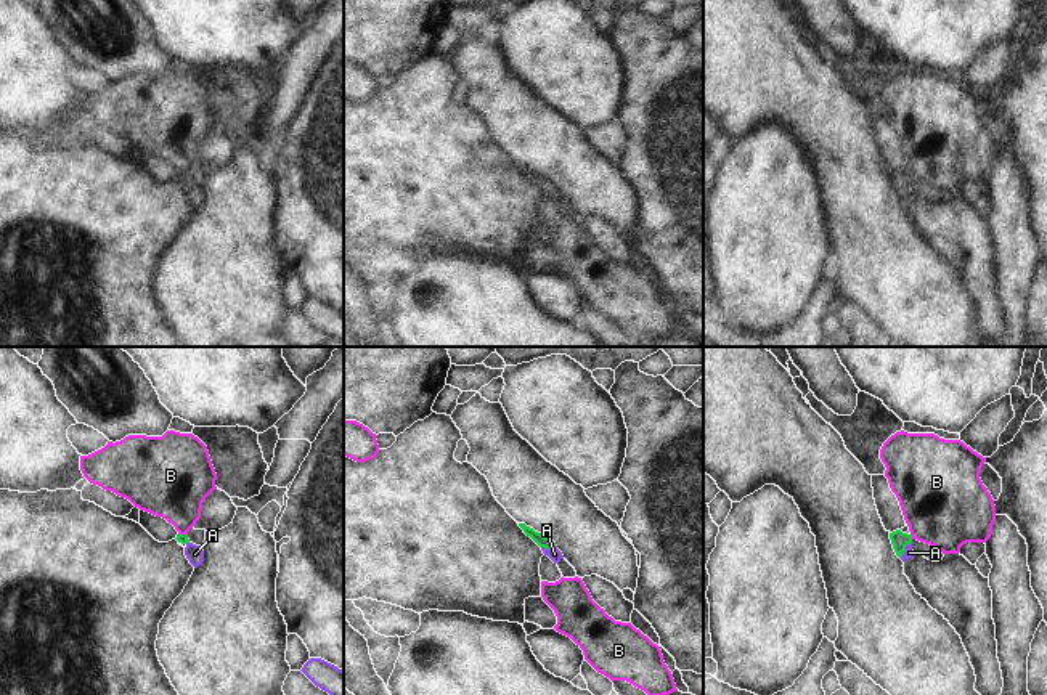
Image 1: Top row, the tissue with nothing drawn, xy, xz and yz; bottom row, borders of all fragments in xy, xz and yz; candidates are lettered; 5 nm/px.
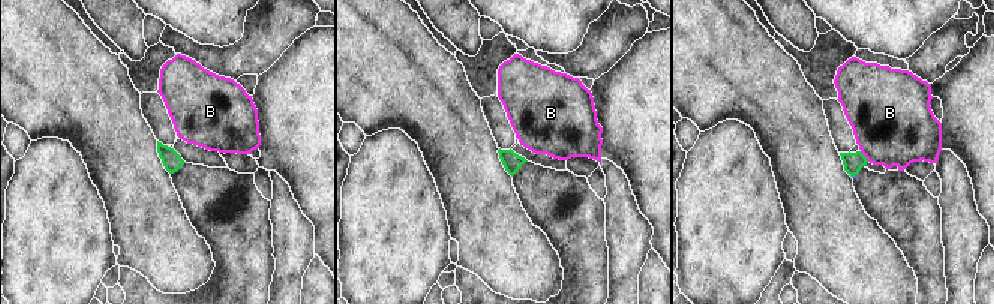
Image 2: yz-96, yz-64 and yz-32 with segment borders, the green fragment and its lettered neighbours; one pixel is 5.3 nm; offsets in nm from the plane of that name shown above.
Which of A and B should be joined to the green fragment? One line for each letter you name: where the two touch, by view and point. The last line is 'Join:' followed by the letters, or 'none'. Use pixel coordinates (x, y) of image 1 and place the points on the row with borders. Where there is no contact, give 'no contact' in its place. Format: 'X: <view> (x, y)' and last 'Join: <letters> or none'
A: xz (548, 548)
Join: A

